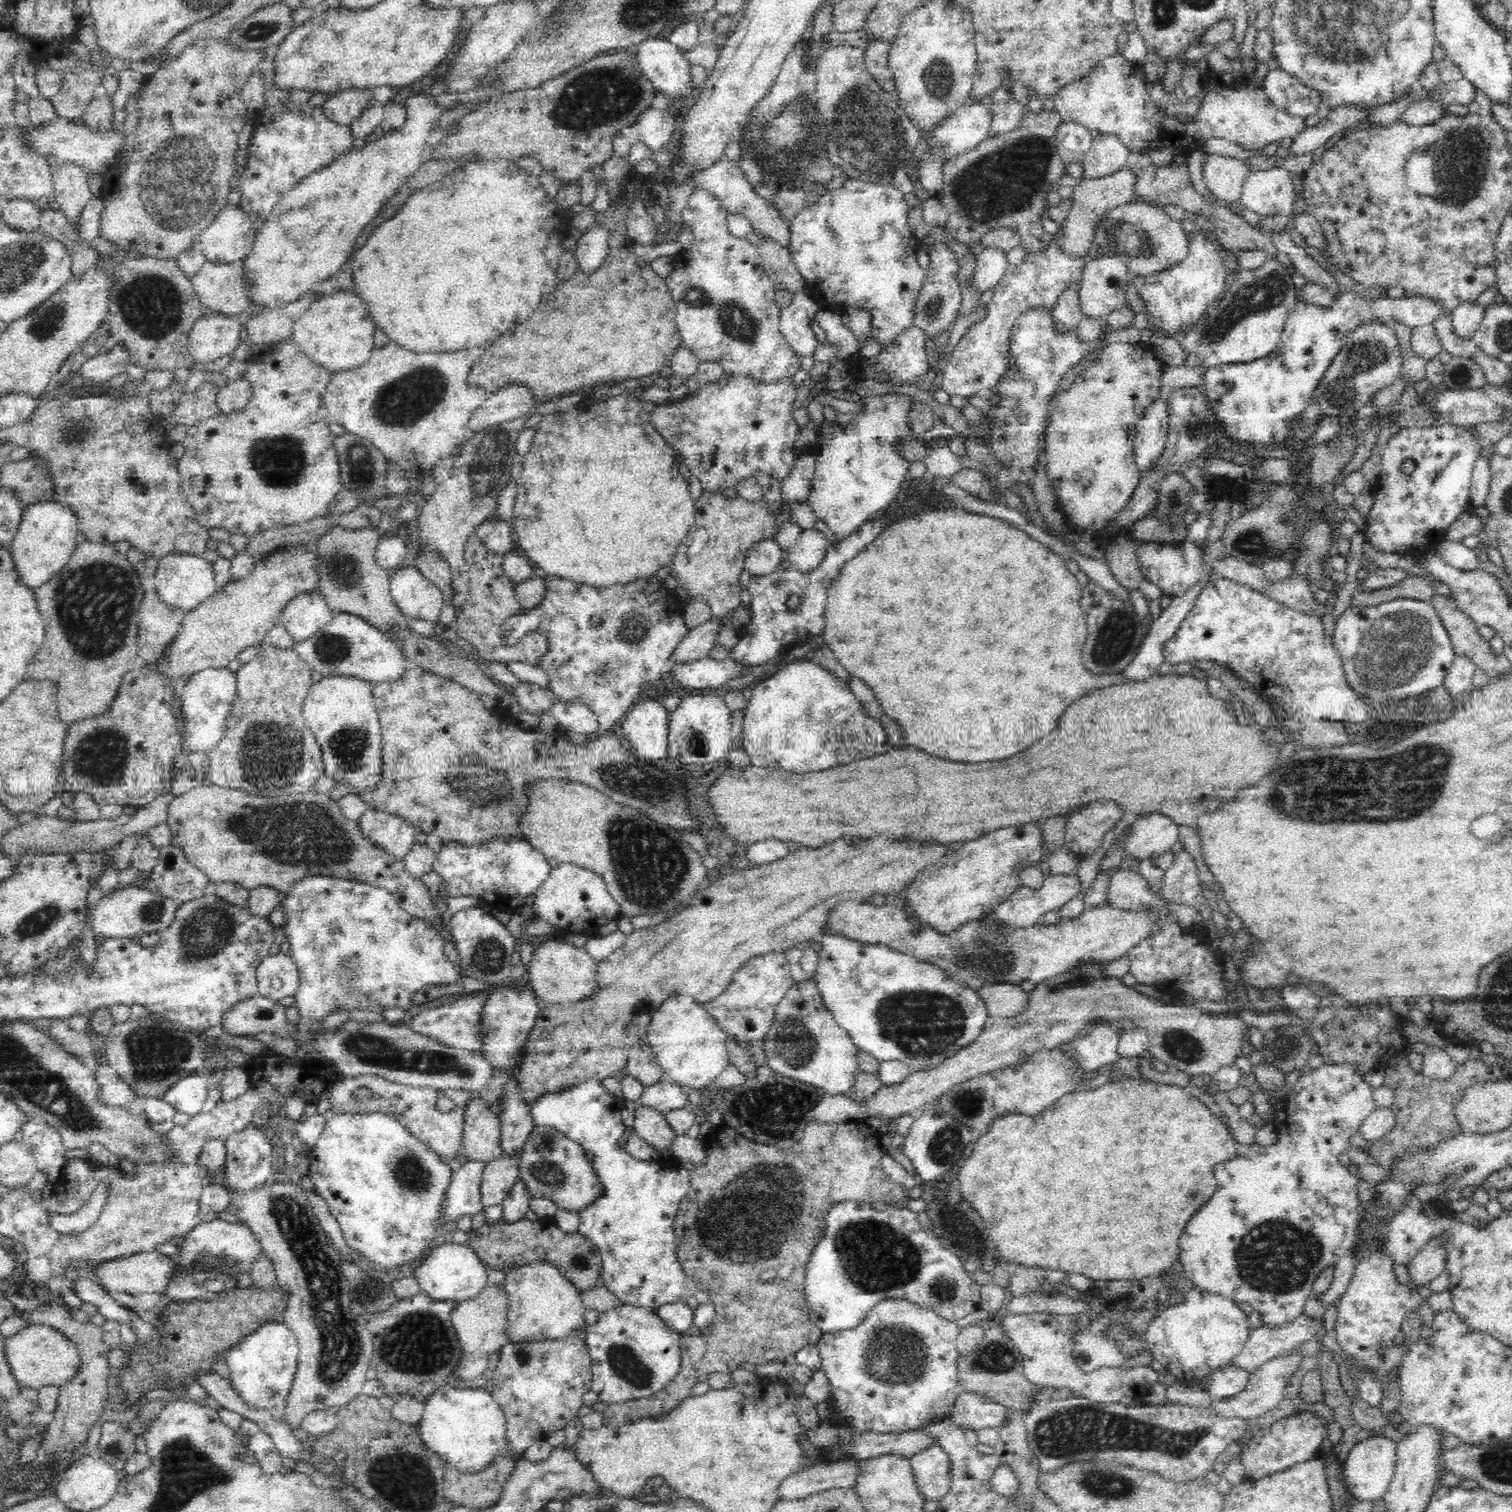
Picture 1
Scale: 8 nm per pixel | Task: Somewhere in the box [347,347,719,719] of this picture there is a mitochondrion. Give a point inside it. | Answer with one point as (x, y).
(401, 404)

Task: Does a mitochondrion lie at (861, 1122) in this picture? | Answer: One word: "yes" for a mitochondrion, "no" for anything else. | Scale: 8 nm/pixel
no

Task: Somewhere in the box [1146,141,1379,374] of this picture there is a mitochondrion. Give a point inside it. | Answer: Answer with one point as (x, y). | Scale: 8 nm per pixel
(1267, 293)

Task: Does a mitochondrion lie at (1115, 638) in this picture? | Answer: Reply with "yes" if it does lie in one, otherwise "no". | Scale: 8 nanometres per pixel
yes

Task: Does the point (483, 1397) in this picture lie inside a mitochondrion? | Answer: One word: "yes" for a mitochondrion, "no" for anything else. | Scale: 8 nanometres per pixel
no

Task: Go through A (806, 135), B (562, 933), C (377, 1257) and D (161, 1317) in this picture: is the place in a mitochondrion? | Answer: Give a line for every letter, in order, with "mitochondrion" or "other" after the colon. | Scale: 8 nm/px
A: mitochondrion
B: other
C: other
D: other

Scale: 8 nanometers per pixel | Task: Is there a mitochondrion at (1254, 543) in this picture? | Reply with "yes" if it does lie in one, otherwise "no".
yes

